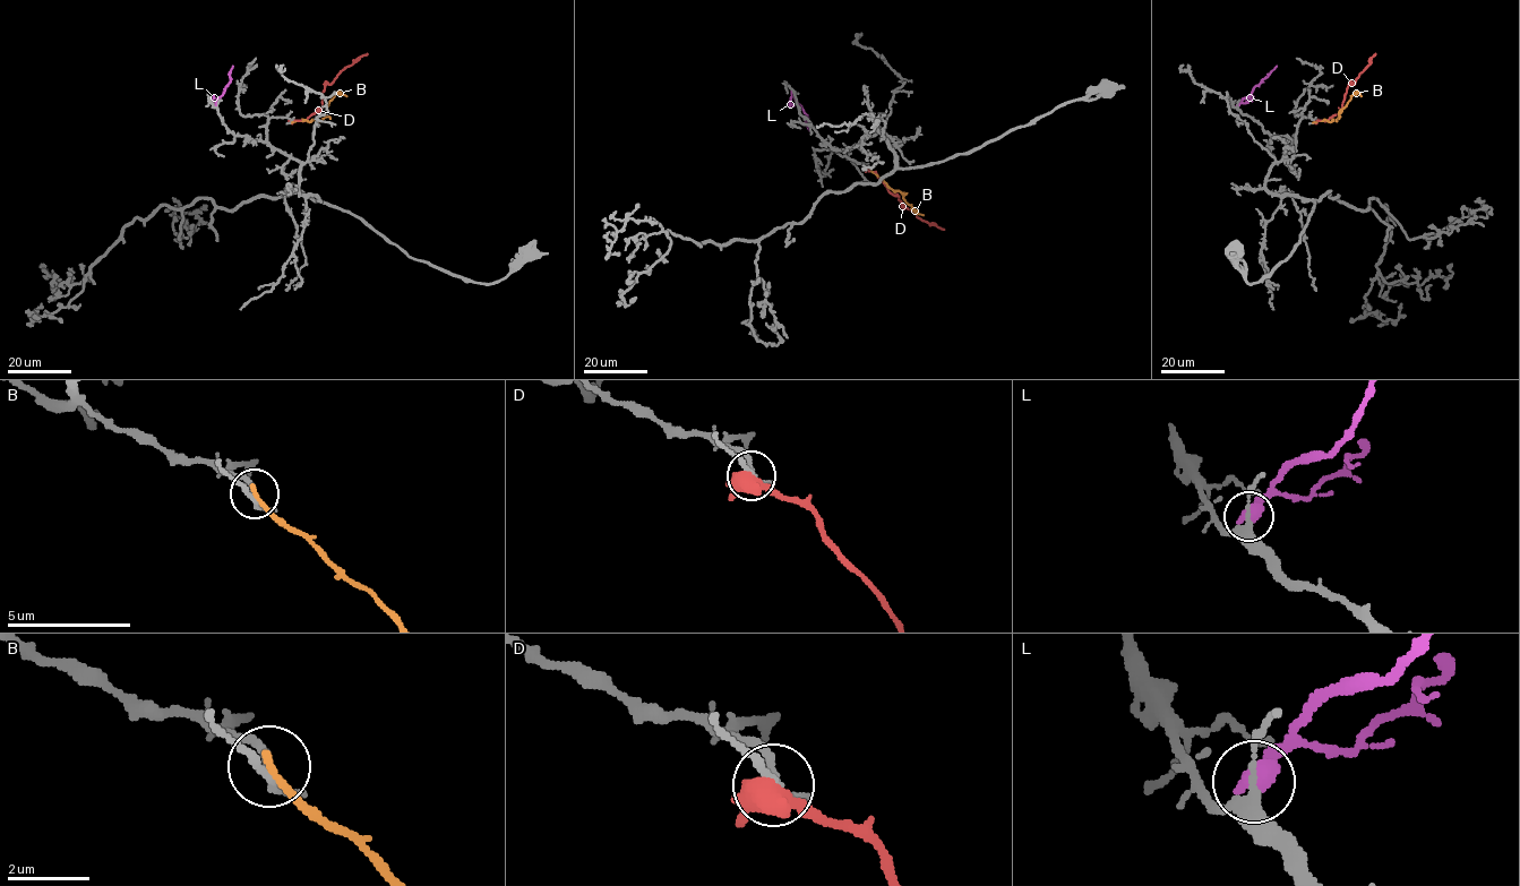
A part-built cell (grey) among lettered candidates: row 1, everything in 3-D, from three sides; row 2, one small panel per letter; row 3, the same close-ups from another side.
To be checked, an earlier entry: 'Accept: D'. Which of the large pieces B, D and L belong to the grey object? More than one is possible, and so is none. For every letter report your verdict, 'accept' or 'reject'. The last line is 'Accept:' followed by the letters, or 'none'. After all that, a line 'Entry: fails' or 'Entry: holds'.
B: reject
D: reject
L: accept
Accept: L
Entry: fails

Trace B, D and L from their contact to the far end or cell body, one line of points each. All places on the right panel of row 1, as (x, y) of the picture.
B: (1313, 122), (1337, 120), (1351, 95), (1359, 93), (1362, 96)
D: (1315, 121), (1327, 120), (1340, 112), (1348, 86), (1354, 84), (1375, 53)
L: (1237, 105), (1277, 66)

